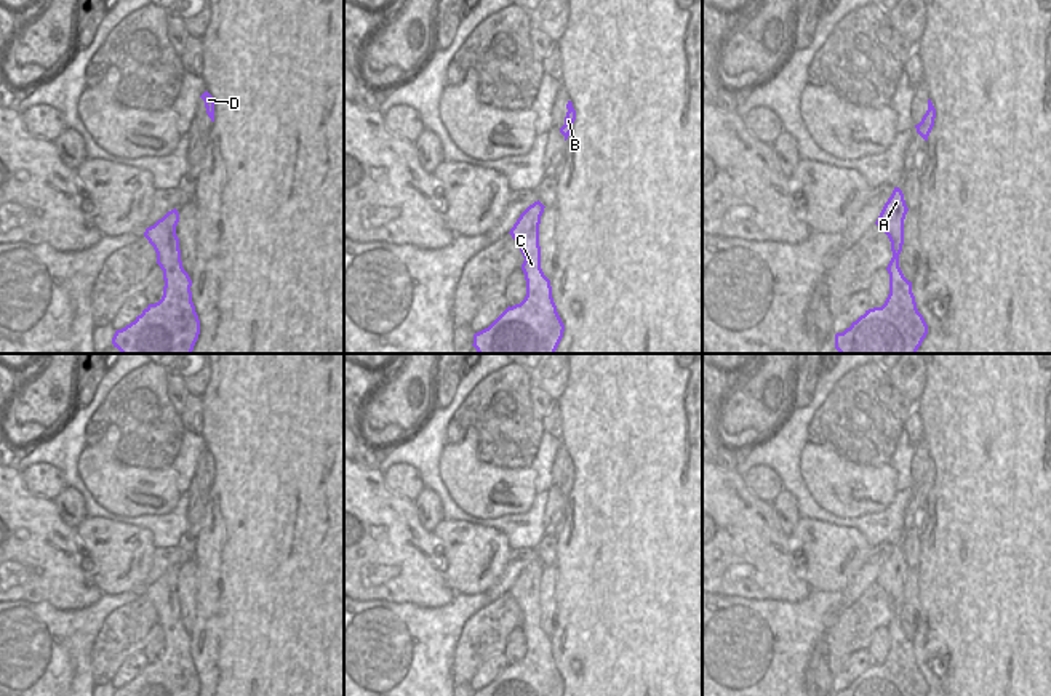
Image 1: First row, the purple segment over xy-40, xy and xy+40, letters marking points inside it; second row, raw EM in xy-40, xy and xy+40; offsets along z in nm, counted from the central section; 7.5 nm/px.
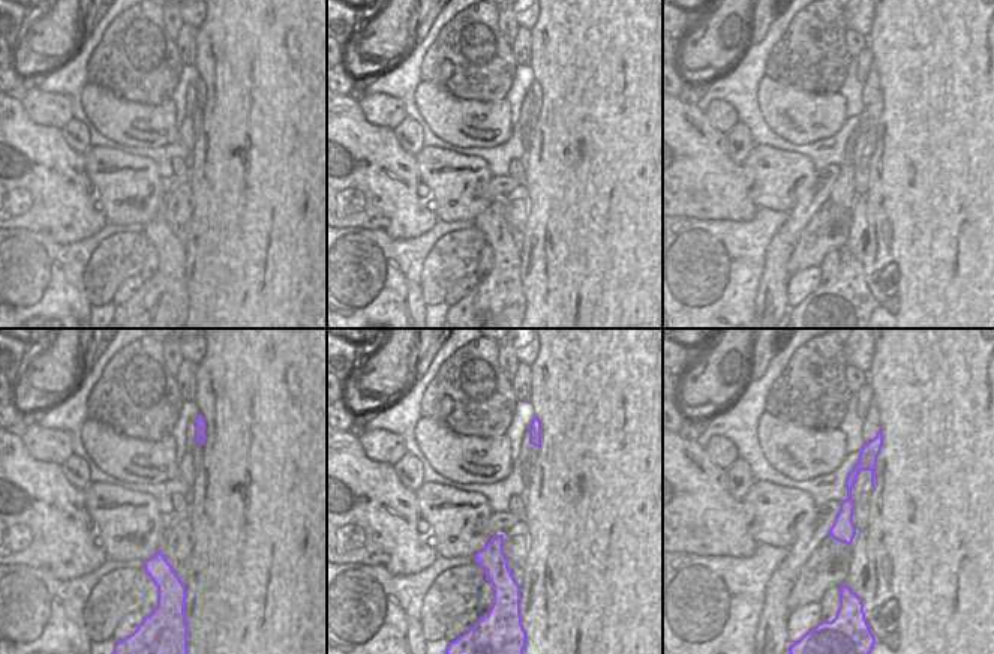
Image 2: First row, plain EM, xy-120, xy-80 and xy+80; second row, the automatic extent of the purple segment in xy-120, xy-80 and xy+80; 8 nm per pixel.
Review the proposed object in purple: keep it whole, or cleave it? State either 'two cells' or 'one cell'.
one cell

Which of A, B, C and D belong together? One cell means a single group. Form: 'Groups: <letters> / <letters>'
Groups: A B C D.

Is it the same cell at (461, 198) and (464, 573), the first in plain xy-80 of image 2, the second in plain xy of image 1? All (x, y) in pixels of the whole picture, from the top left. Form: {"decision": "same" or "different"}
{"decision": "same"}

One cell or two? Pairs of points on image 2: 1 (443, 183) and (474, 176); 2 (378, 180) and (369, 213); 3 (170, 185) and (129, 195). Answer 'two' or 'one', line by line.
1: one
2: one
3: two

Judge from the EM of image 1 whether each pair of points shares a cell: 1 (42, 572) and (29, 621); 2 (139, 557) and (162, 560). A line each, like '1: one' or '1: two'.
1: two
2: two

